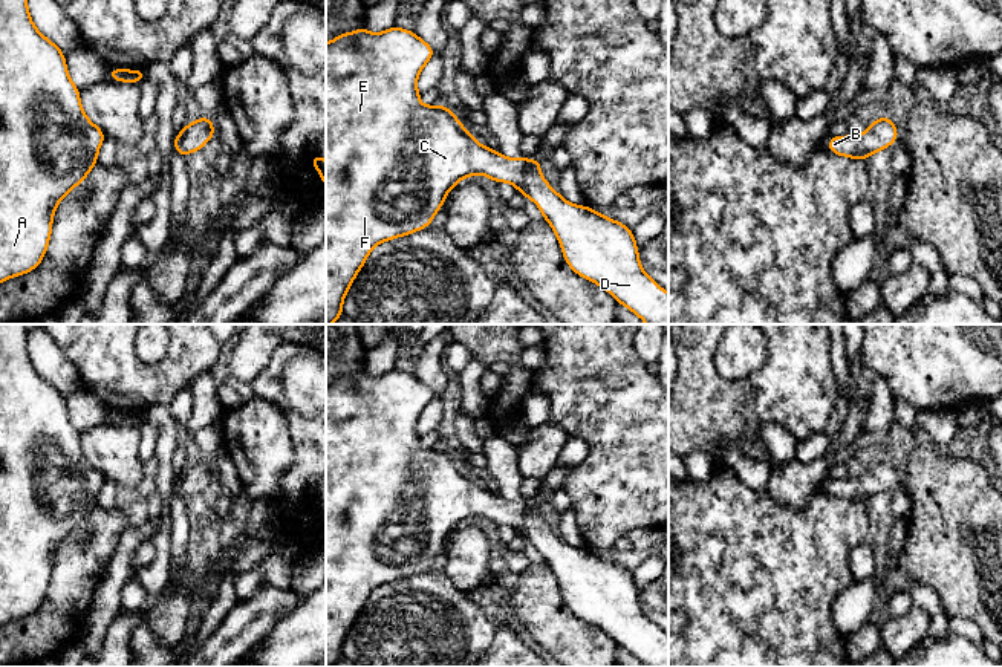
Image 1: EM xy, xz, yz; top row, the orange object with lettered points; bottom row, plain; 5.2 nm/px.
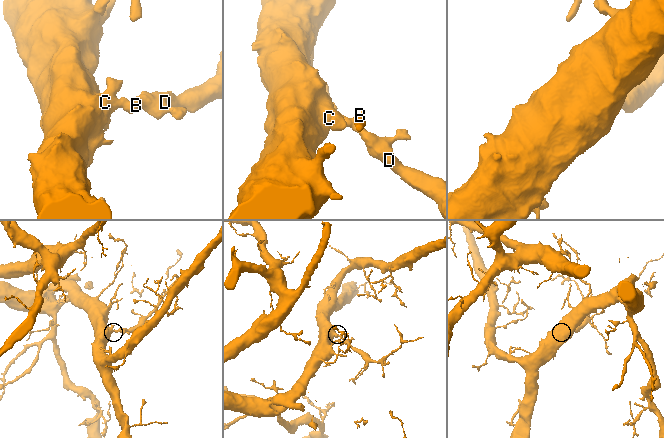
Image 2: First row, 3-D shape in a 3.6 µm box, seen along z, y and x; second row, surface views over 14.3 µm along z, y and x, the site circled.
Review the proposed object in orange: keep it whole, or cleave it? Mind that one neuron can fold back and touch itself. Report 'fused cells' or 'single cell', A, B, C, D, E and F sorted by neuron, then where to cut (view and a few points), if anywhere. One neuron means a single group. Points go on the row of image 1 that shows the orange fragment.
single cell | A B C D E F | no cut

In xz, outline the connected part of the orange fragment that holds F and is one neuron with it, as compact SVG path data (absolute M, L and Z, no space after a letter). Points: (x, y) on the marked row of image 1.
M363 26L326 43L326 324L343 315L344 297L370 251L382 242L430 226L448 191L460 179L476 174L485 174L497 184L509 182L526 199L534 200L552 226L568 266L577 275L604 288L647 324L669 324L669 294L643 271L630 228L589 205L564 200L543 177L542 158L531 162L528 156L509 159L479 144L445 106L419 104L421 92L416 81L434 54L434 49L413 31L398 26L379 34L372 34Z

